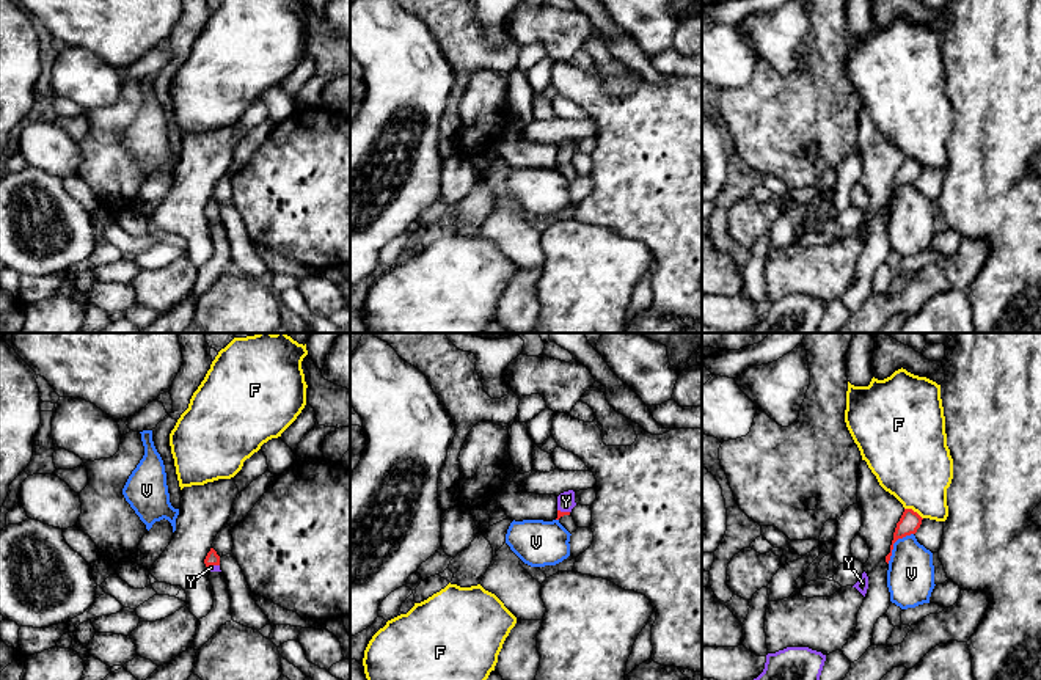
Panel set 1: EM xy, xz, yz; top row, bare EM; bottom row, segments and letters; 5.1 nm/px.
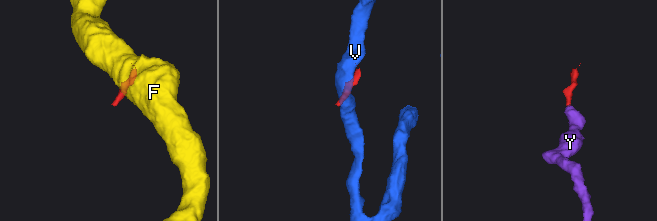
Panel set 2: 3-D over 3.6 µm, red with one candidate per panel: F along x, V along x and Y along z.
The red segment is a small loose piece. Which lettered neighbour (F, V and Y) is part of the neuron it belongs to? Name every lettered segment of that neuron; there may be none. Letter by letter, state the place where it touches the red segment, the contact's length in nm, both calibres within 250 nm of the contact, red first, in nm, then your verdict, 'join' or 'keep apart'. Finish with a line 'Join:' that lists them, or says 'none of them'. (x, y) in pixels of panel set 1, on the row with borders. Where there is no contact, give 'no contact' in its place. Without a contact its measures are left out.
F: contact yz (914, 512); length 110 nm; calibres 110 and 380 nm; keep apart
V: contact yz (894, 542); length 200 nm; calibres 110 and 240 nm; keep apart
Y: contact xy (212, 564); length 70 nm; calibres 70 and 30 nm; join
Join: Y

